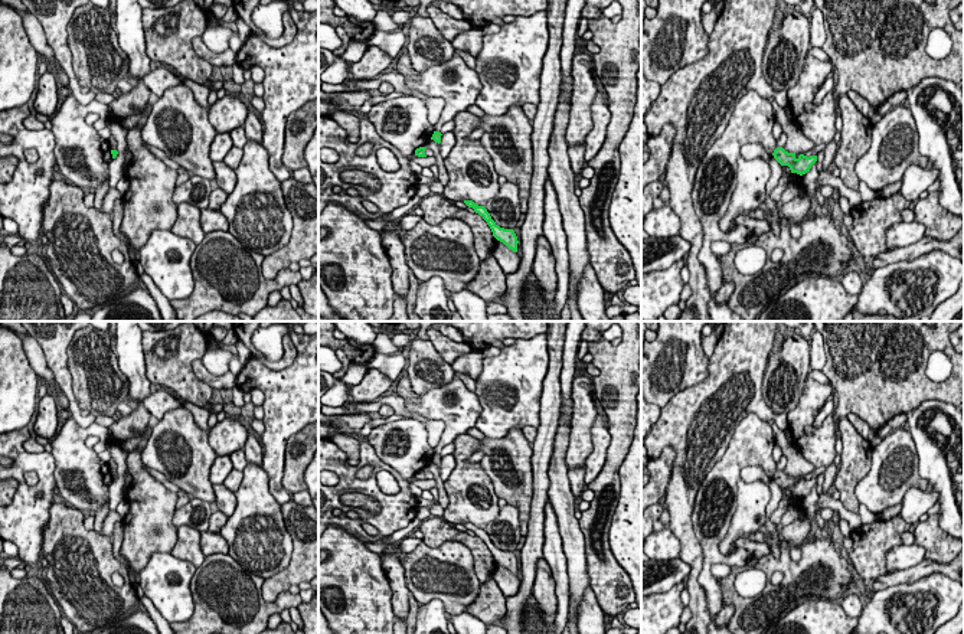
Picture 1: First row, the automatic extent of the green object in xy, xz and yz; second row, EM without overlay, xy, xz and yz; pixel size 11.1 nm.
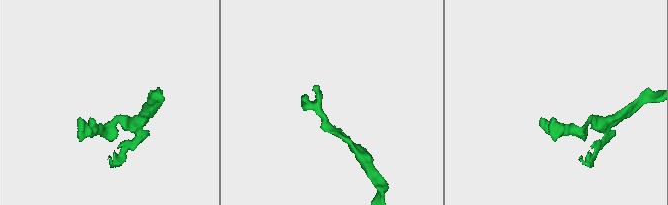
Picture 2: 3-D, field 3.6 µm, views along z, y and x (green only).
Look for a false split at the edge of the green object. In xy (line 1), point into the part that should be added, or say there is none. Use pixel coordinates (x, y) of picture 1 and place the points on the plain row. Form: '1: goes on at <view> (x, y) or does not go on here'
1: does not go on here

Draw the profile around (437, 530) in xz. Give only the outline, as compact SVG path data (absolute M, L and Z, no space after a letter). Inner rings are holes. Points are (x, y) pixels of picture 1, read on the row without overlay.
M431 516L425 519L418 527L424 533L422 542L429 548L439 548L445 542L460 542L465 545L474 558L474 571L480 581L484 584L494 566L494 559L487 545L478 536L470 536L450 524L442 517Z

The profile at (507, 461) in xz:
M512 428L504 438L493 439L484 437L480 439L478 451L484 454L480 464L490 477L496 496L519 510L520 533L526 537L533 499L532 444L522 429Z

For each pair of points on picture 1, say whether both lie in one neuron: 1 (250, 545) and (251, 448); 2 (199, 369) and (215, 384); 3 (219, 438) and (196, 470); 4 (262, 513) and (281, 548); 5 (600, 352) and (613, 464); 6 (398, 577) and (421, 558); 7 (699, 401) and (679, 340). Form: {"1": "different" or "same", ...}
{"1": "same", "2": "same", "3": "different", "4": "same", "5": "same", "6": "different", "7": "different"}

